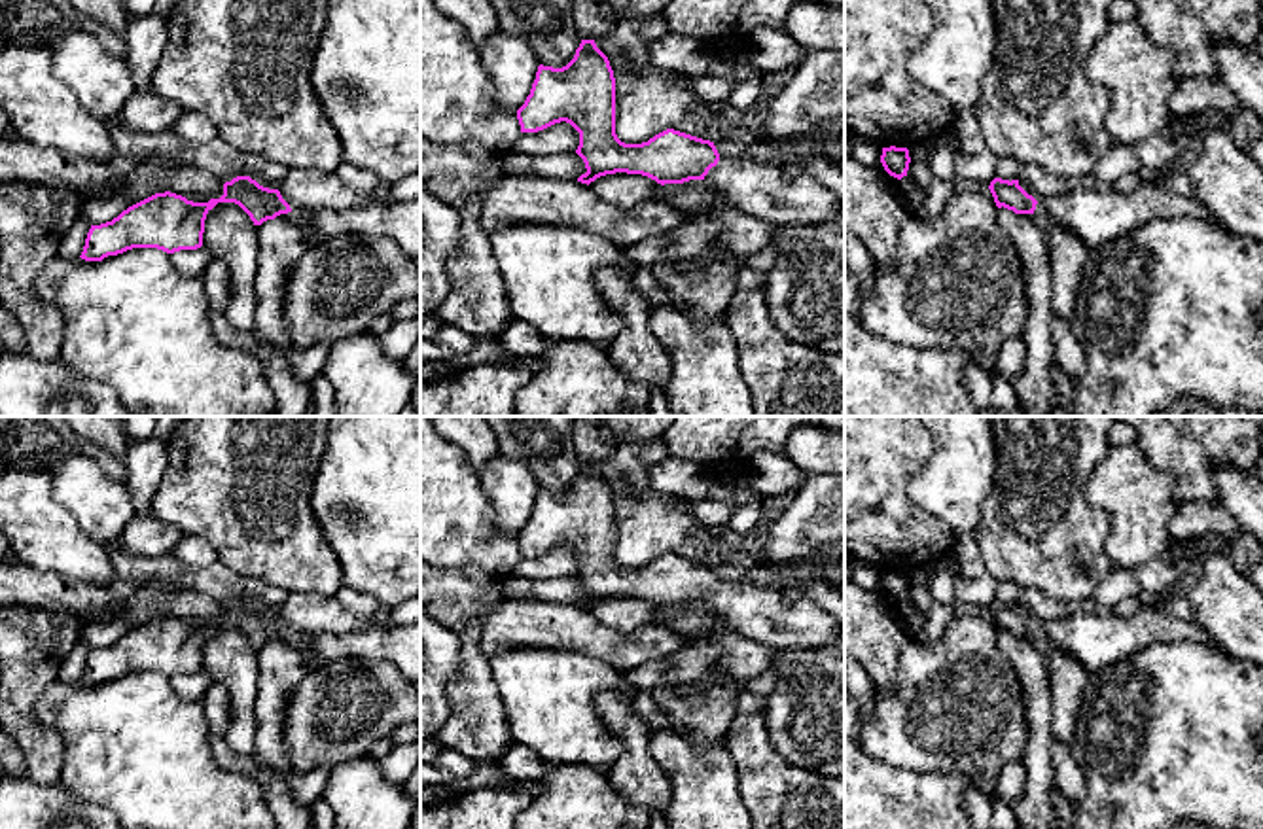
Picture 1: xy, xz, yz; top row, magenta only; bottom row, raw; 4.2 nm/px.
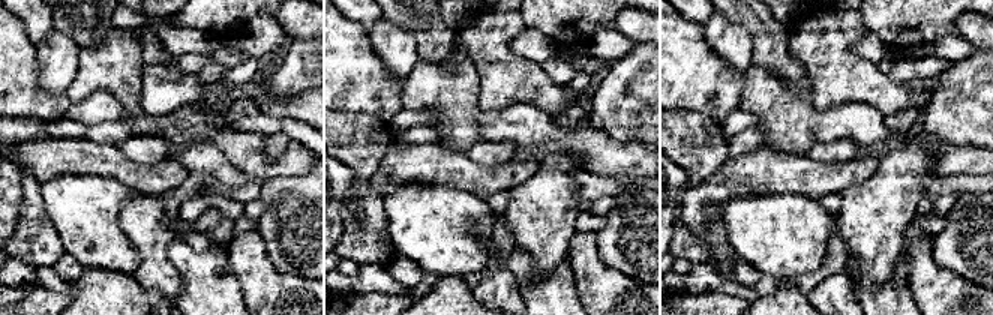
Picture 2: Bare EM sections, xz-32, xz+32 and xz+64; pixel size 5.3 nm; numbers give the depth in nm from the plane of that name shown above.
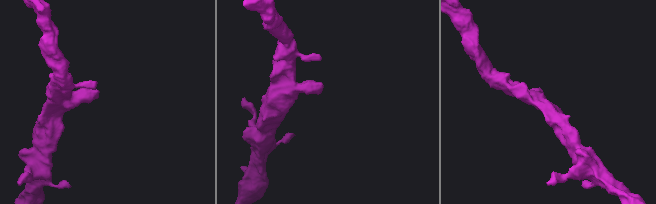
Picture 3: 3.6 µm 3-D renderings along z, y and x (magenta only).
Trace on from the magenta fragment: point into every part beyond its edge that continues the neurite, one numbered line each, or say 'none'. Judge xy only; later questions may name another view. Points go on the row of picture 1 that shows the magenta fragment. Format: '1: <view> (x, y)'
1: xy (303, 188)

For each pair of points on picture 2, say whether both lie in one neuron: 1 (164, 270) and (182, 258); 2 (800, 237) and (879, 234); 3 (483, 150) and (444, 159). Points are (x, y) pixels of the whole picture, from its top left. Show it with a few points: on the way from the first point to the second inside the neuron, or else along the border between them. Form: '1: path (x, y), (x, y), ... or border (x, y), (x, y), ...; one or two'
1: border (171, 239), (167, 258), (180, 281), (177, 299); two
2: border (834, 215), (839, 228); two
3: border (464, 153), (479, 162), (501, 164); two

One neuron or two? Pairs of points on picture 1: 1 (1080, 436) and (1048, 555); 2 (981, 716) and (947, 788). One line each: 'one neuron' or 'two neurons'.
1: one neuron
2: two neurons

